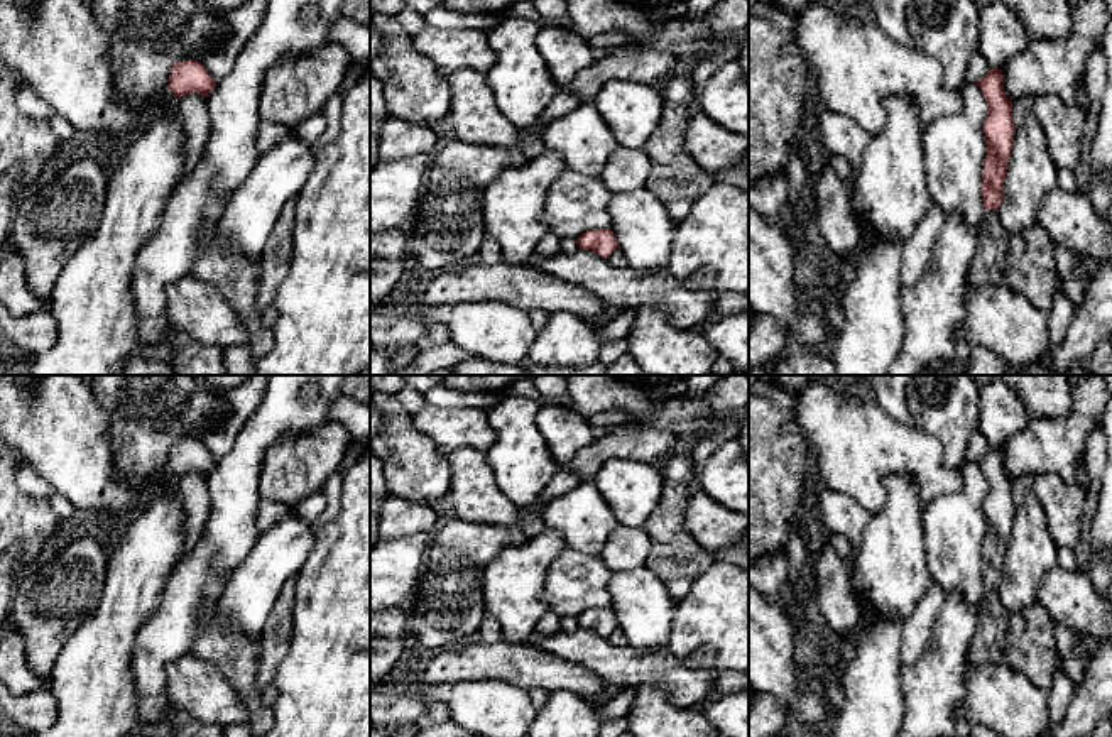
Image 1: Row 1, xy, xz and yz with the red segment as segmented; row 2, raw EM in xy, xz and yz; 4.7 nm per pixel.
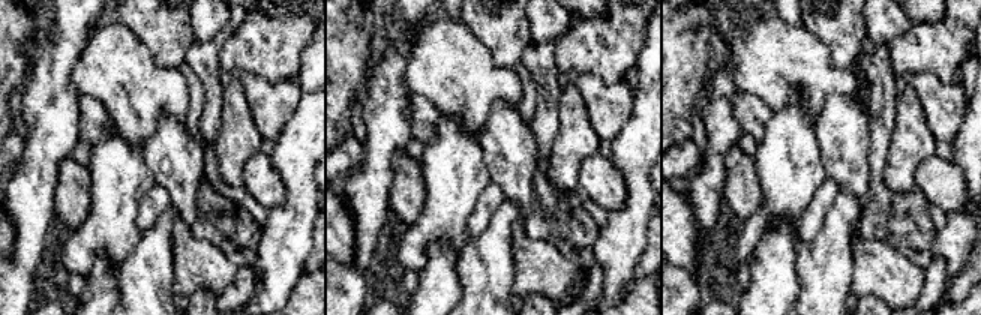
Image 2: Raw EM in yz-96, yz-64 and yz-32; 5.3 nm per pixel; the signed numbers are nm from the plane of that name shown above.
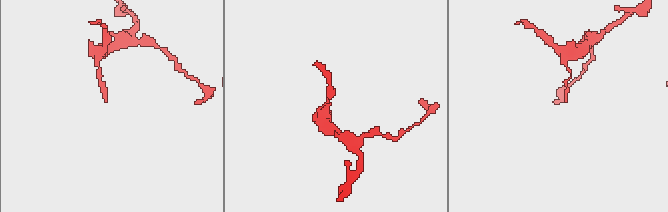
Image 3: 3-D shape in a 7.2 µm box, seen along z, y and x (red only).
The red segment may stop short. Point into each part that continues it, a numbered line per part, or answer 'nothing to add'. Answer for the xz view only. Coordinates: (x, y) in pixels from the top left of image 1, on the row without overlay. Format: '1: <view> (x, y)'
nothing to add

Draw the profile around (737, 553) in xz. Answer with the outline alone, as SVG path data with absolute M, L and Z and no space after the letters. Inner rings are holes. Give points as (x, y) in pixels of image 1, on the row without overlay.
M749 529L737 543L718 549L713 556L715 561L735 565L749 571Z

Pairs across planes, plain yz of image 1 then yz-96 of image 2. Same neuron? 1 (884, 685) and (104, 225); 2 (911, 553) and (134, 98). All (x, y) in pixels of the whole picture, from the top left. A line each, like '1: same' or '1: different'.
1: different
2: different

